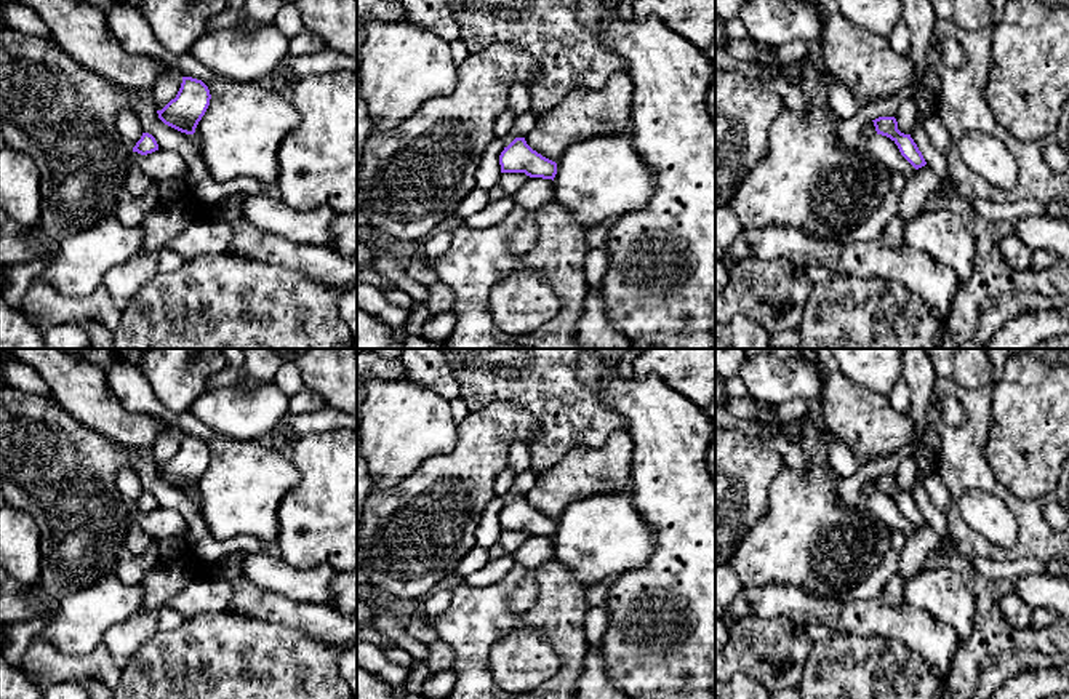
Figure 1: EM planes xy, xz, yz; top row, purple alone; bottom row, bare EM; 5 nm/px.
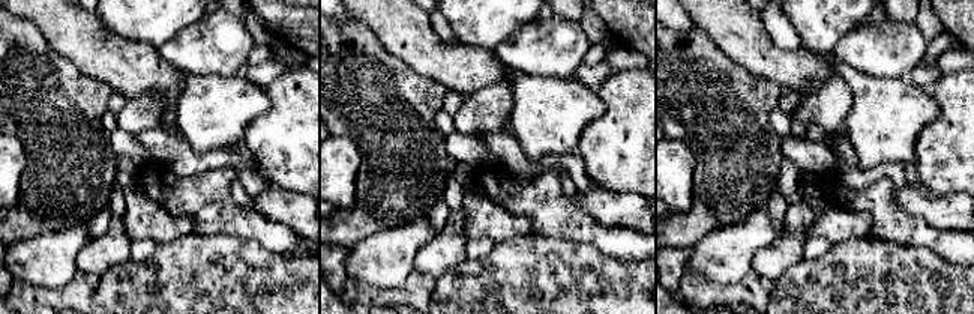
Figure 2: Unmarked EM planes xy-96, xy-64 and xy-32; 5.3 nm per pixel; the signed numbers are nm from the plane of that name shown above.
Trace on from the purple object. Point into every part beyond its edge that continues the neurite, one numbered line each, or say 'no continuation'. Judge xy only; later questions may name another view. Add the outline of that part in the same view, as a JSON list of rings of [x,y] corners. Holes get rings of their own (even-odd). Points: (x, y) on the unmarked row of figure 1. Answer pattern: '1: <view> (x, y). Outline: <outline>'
no continuation

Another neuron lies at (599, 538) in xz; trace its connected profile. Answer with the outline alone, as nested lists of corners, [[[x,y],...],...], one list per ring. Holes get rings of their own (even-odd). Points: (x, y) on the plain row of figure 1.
[[[632,486],[623,493],[600,493],[570,504],[557,520],[555,557],[586,589],[602,581],[615,581],[642,568],[655,549],[655,531],[634,504]]]

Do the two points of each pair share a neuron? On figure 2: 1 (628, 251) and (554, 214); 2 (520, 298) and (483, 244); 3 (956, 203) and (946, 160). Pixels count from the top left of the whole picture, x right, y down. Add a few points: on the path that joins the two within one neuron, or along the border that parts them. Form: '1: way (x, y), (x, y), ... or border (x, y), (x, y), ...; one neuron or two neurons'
1: way (610, 241), (593, 232), (580, 230), (572, 224); one neuron
2: border (496, 244), (483, 257), (465, 259); two neurons
3: border (922, 184), (938, 194), (958, 193); two neurons

